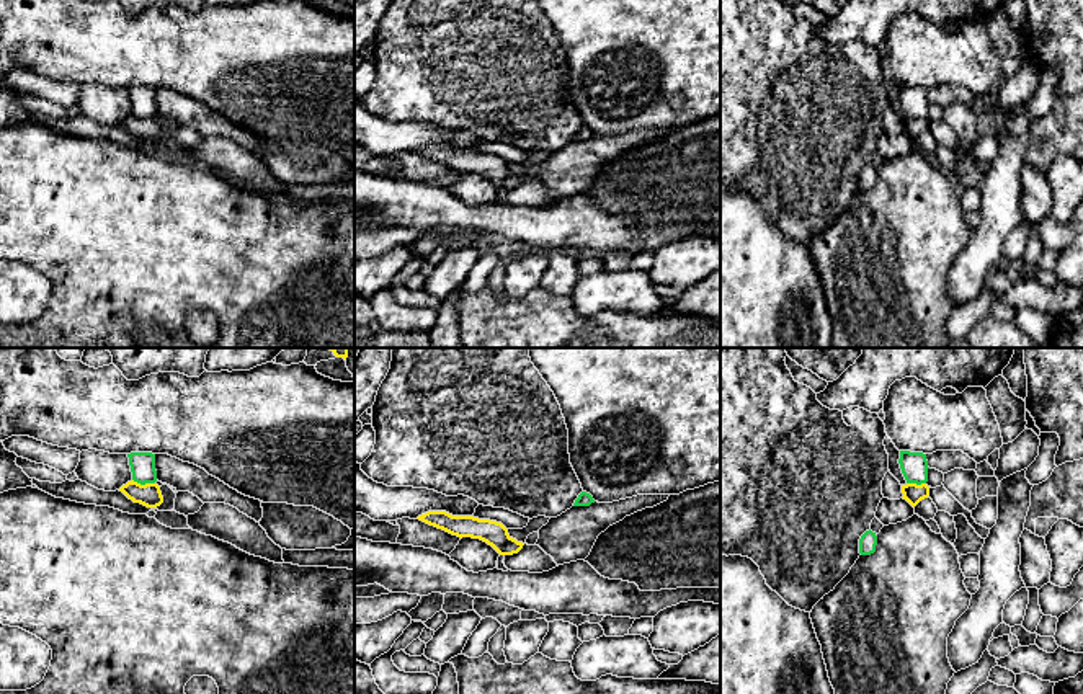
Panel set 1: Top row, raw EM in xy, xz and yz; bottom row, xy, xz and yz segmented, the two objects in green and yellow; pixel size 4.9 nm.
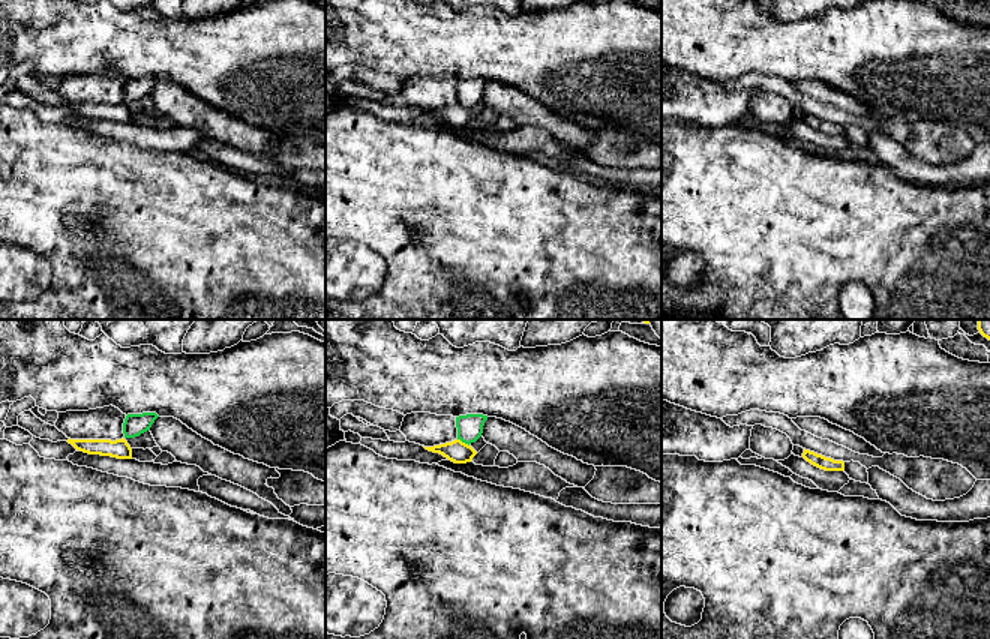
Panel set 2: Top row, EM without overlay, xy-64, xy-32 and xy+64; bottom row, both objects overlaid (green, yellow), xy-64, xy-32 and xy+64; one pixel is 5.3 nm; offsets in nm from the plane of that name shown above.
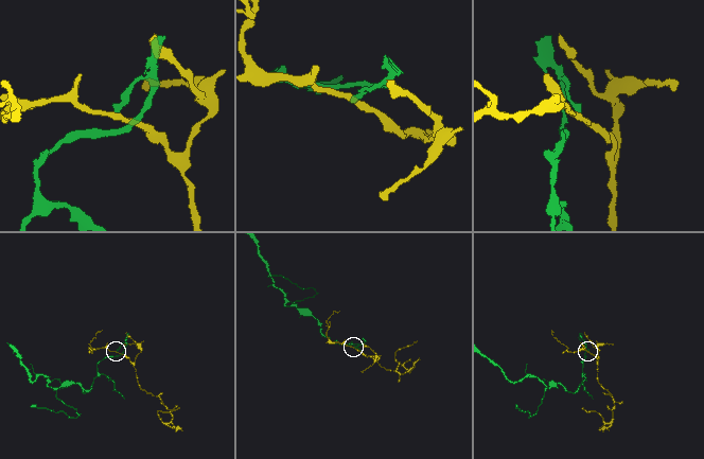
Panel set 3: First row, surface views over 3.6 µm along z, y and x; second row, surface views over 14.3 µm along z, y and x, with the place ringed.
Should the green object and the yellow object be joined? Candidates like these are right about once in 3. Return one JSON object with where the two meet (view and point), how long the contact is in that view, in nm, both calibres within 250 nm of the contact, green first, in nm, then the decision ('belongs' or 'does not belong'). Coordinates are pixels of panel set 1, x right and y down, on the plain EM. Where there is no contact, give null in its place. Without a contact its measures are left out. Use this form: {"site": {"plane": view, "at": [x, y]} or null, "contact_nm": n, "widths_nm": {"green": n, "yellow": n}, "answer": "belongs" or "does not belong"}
{"site": {"plane": "xy", "at": [144, 118]}, "contact_nm": 110, "widths_nm": {"green": 130, "yellow": 120}, "answer": "does not belong"}

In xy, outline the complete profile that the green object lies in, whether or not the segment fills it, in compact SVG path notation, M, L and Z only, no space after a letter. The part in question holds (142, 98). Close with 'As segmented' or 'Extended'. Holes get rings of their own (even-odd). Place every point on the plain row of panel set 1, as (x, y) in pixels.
M131 87L127 88L129 100L132 106L132 114L145 119L157 116L157 105L155 105L155 88L152 87Z. As segmented

